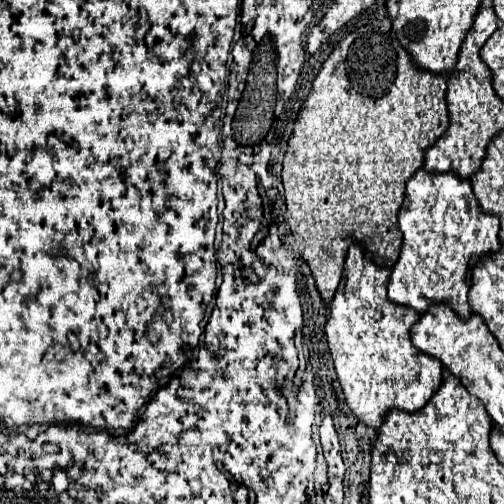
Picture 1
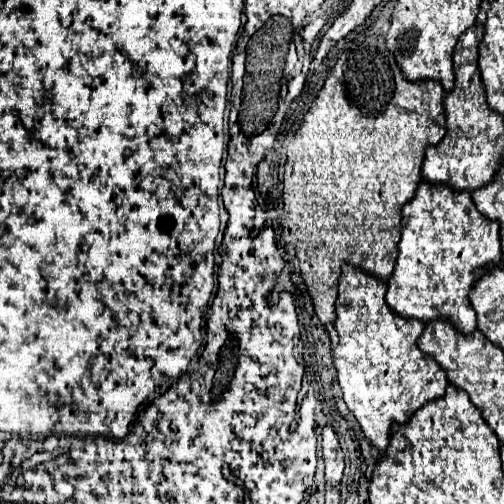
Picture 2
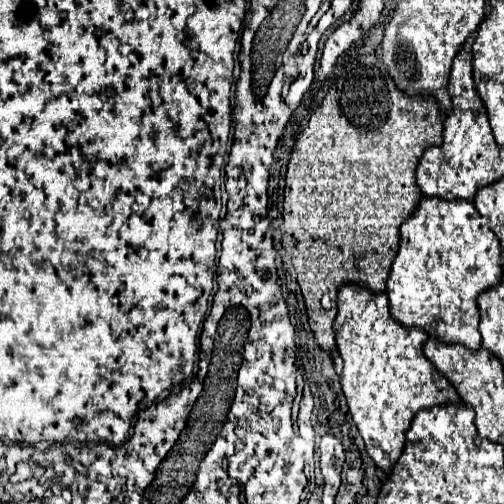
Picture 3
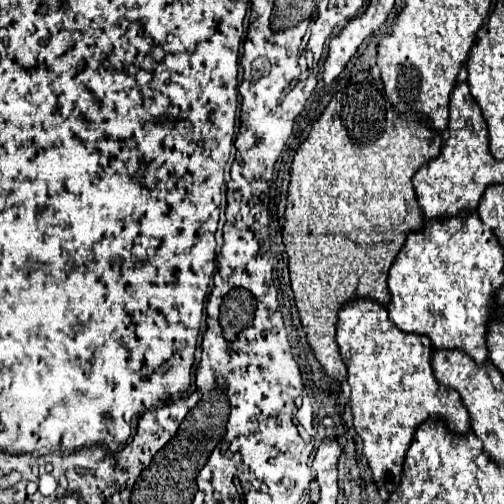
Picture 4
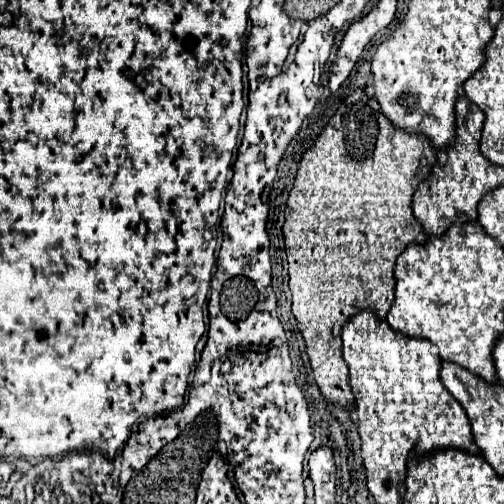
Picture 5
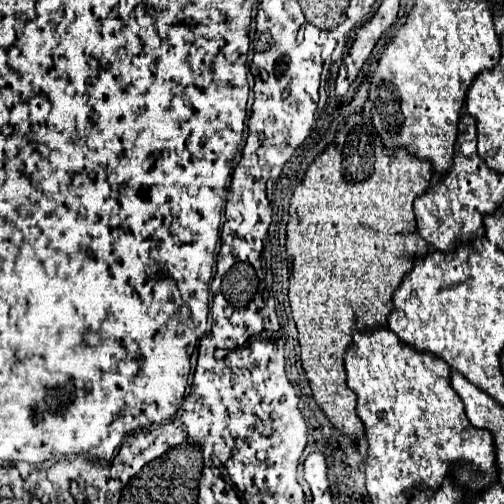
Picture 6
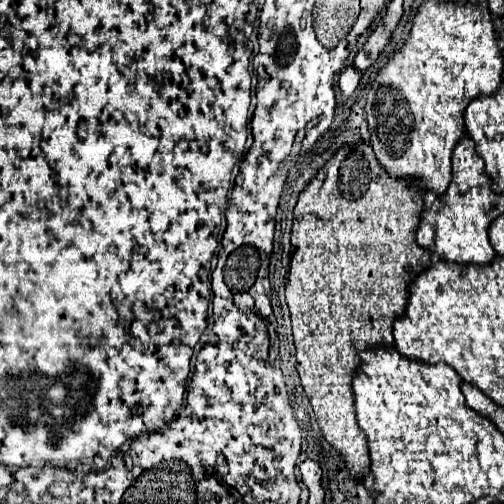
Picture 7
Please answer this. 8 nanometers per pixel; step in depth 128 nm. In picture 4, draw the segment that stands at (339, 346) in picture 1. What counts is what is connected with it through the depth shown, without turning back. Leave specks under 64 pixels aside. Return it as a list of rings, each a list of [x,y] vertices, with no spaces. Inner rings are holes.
[[[368,298],[346,302],[338,310],[336,342],[348,368],[346,380],[352,388],[354,428],[364,440],[364,456],[378,488],[392,492],[400,482],[404,454],[416,432],[416,422],[440,416],[452,432],[464,434],[470,430],[470,416],[460,394],[434,378],[432,342],[428,336],[406,334],[396,328],[380,302]]]

